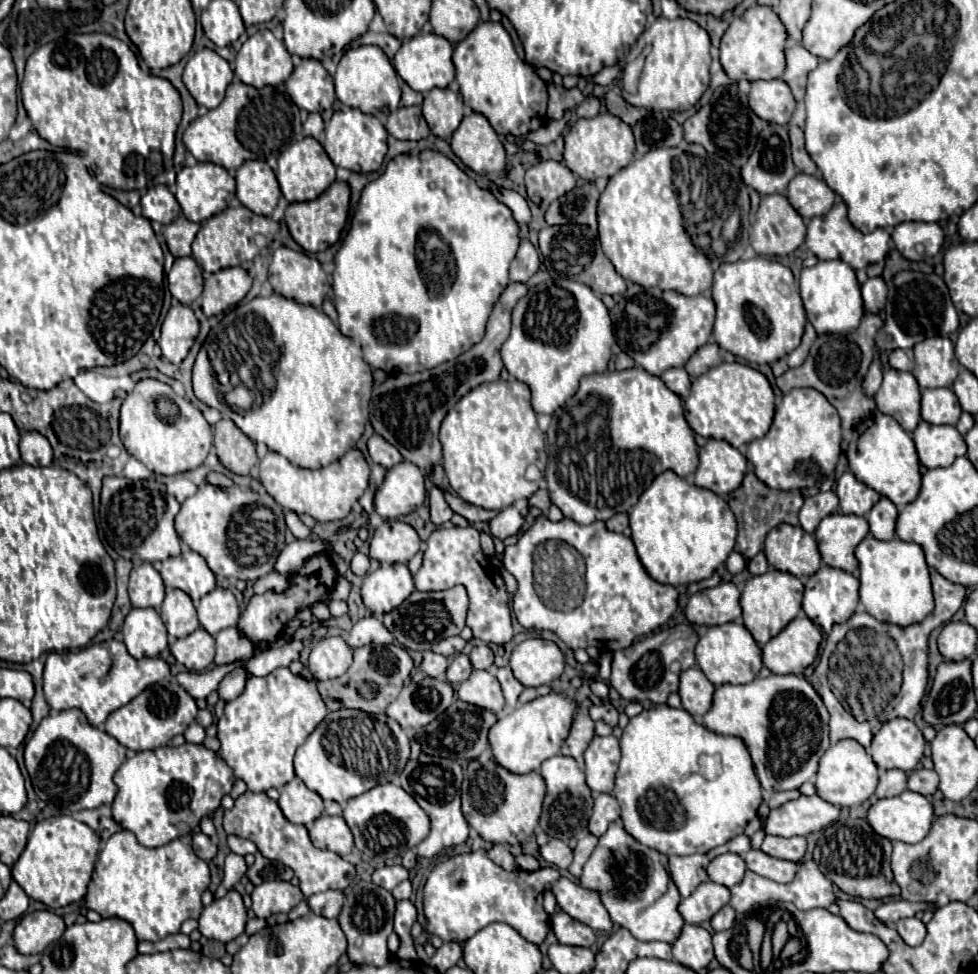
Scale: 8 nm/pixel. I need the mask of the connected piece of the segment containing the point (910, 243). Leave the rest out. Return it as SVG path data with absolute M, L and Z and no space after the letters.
M903 222L895 226L893 230L893 240L897 250L909 258L909 252L917 246L925 246L927 256L935 256L941 250L943 244L943 230L939 224L929 224L929 222Z

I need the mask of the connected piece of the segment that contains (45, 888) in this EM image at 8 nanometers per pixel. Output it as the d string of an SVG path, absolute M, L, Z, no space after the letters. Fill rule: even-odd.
M55 816L35 824L23 854L11 868L11 874L29 898L55 910L69 906L87 894L97 854L99 836L87 824L75 820L73 816Z

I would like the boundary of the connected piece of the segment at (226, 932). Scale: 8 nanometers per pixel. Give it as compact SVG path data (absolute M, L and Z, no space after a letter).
M229 890L223 898L213 900L203 908L199 918L199 932L205 938L217 942L231 942L245 932L247 910L243 906L241 894L237 890Z

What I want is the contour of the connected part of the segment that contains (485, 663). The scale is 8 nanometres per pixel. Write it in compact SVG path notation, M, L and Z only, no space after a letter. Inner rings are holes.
M485 644L475 646L469 656L471 656L471 664L473 664L475 670L491 670L491 666L493 666L493 652L491 652L489 646L485 646Z

